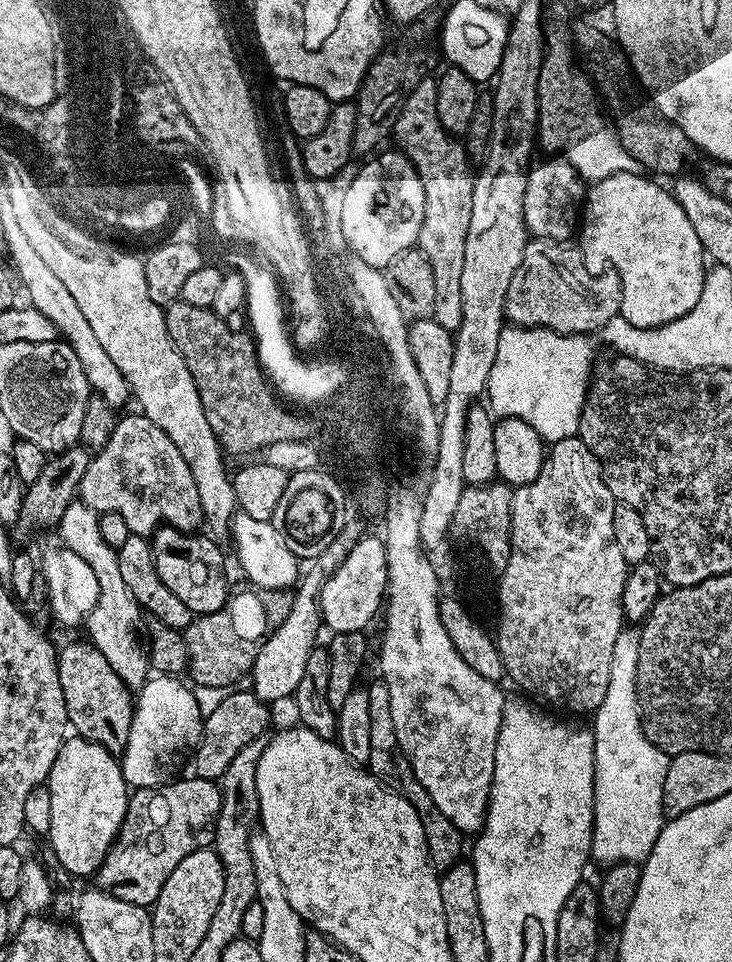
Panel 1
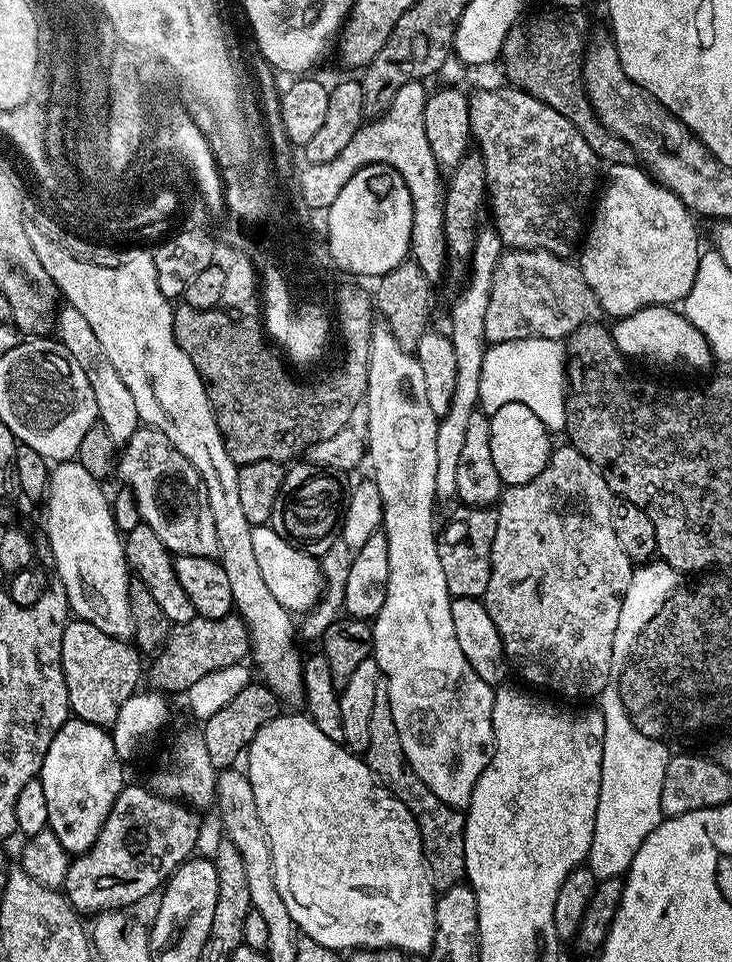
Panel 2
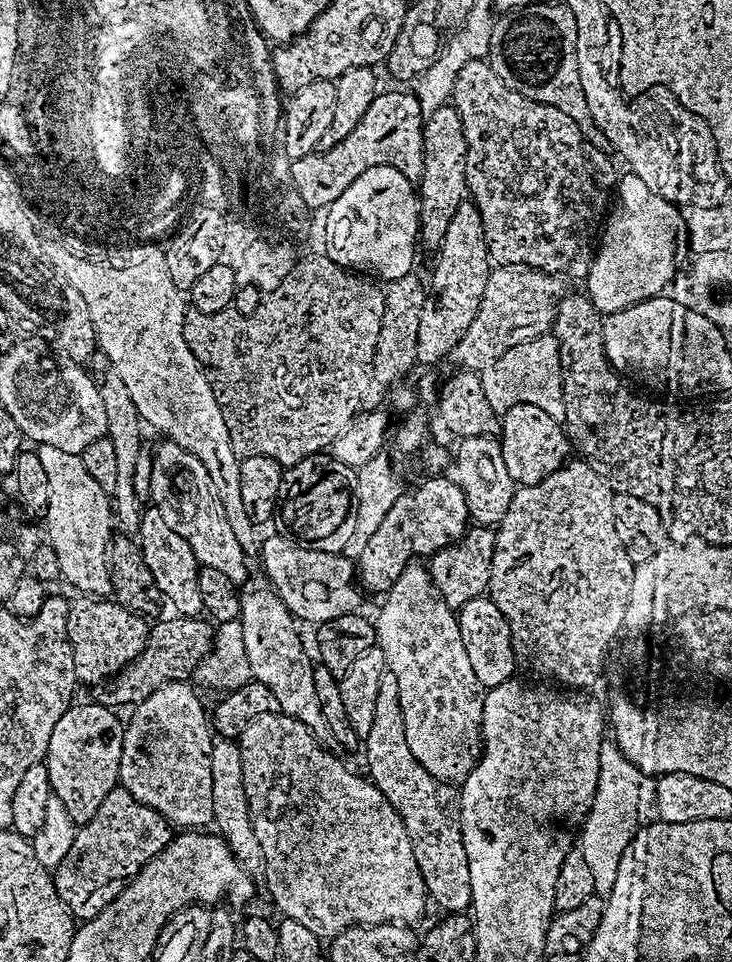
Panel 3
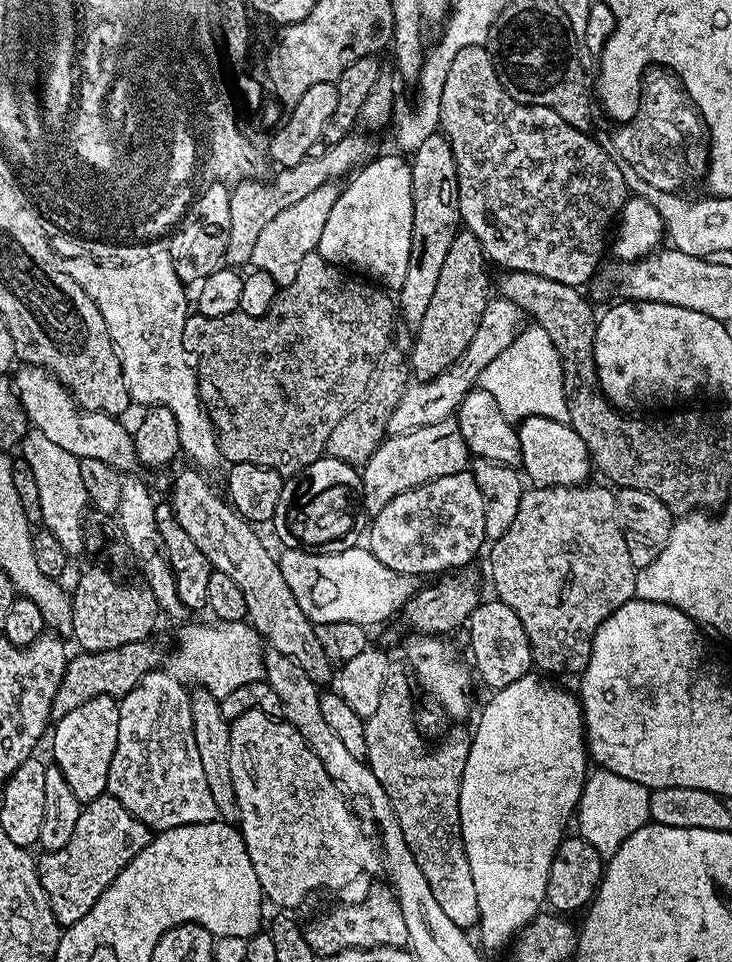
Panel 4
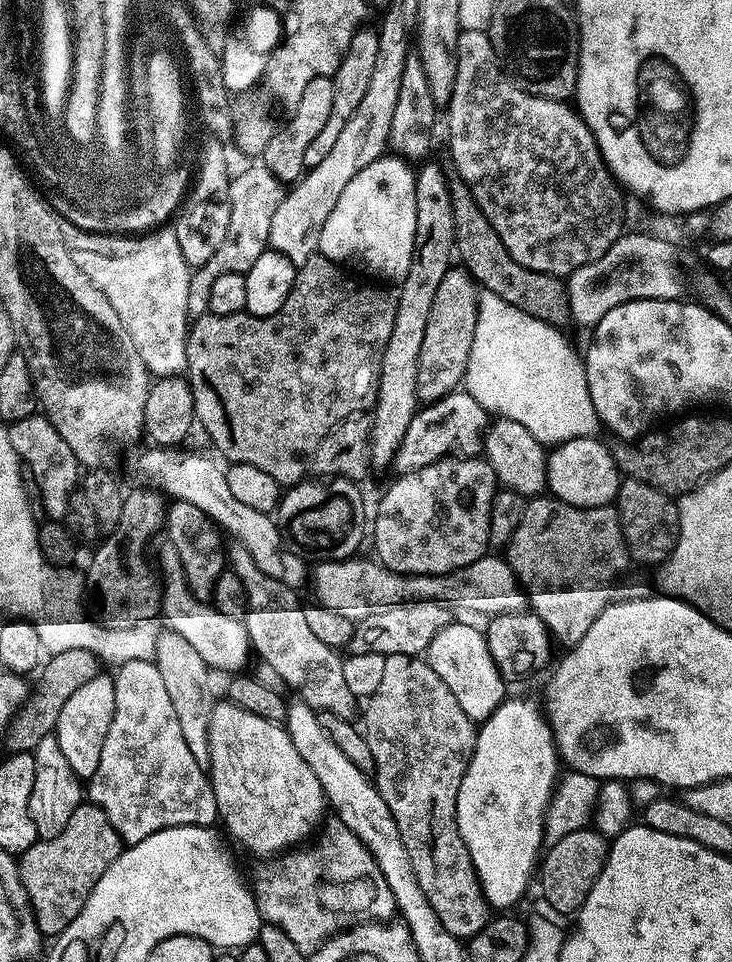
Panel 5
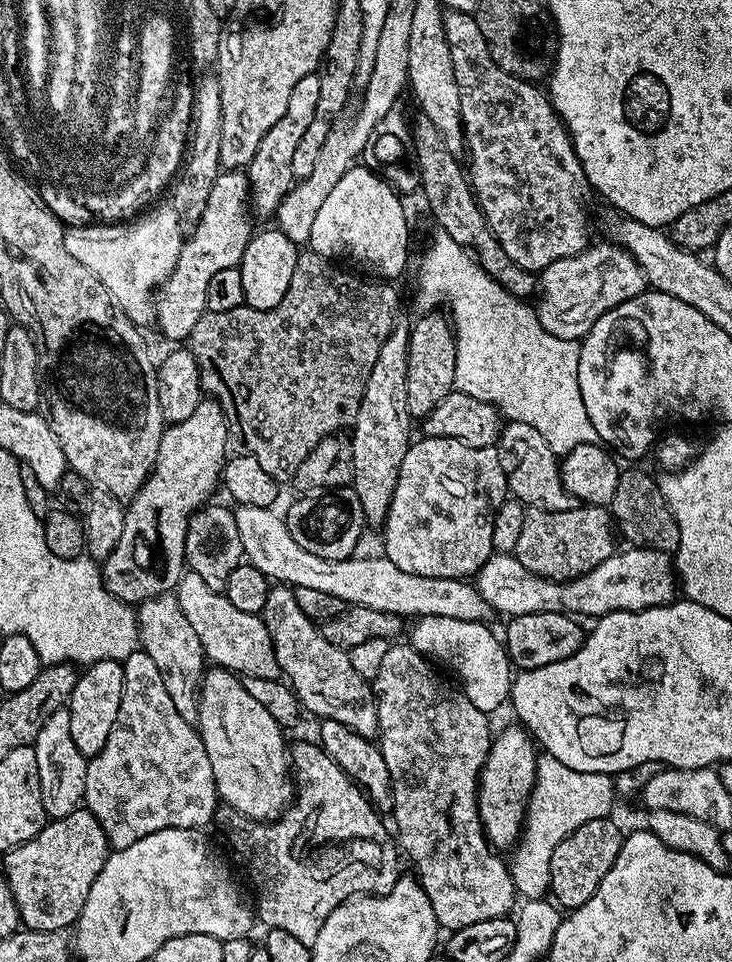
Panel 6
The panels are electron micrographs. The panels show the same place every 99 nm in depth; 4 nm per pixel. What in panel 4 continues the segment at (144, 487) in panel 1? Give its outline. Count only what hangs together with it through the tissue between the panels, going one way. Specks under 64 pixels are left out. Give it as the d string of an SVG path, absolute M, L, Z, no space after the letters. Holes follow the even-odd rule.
M191 469L182 471L172 484L170 503L176 521L209 559L213 569L229 575L237 584L244 595L247 619L261 637L266 638L268 644L272 643L269 645L275 651L297 660L315 684L327 685L324 683L333 679L334 665L326 650L322 650L312 621L302 614L302 606L298 606L294 594L290 594L290 586L286 586L286 578L282 578L277 557L268 553L267 546L256 533L259 531L227 499L220 498L197 469Z

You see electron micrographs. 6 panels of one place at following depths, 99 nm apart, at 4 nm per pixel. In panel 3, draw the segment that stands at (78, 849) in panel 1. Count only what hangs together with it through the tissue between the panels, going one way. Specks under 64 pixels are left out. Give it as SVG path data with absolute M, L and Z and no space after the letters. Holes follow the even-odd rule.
M99 702L73 703L58 718L54 734L50 734L46 763L52 794L66 806L66 814L77 826L90 822L106 794L118 786L124 724L112 712L109 705Z

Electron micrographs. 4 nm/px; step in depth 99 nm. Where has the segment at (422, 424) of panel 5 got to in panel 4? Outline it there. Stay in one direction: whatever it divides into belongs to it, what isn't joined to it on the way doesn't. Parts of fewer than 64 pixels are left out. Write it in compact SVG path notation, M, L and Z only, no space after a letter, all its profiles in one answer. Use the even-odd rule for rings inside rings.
M455 419L434 422L434 426L418 426L406 434L381 439L378 450L370 454L360 472L364 511L369 517L374 517L382 510L382 506L386 506L386 502L398 498L398 494L422 486L434 478L463 472L469 464L470 453Z

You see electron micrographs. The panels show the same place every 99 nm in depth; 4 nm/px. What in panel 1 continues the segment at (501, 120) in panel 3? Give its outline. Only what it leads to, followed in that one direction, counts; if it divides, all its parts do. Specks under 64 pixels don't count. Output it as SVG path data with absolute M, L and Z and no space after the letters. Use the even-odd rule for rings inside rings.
M544 158L541 164L533 163L527 169L527 184L522 202L524 225L528 227L529 237L537 240L571 241L572 231L577 231L581 204L586 195L585 181L580 179L574 166L563 158Z

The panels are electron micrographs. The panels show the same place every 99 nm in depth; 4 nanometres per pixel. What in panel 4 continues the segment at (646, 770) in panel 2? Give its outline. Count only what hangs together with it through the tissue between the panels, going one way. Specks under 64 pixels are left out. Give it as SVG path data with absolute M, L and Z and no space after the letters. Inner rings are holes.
M596 766L584 779L584 789L580 795L580 806L574 813L575 823L580 823L579 835L583 836L602 858L612 856L630 834L640 831L640 827L649 823L649 789L643 788L630 778L622 778L610 770Z

